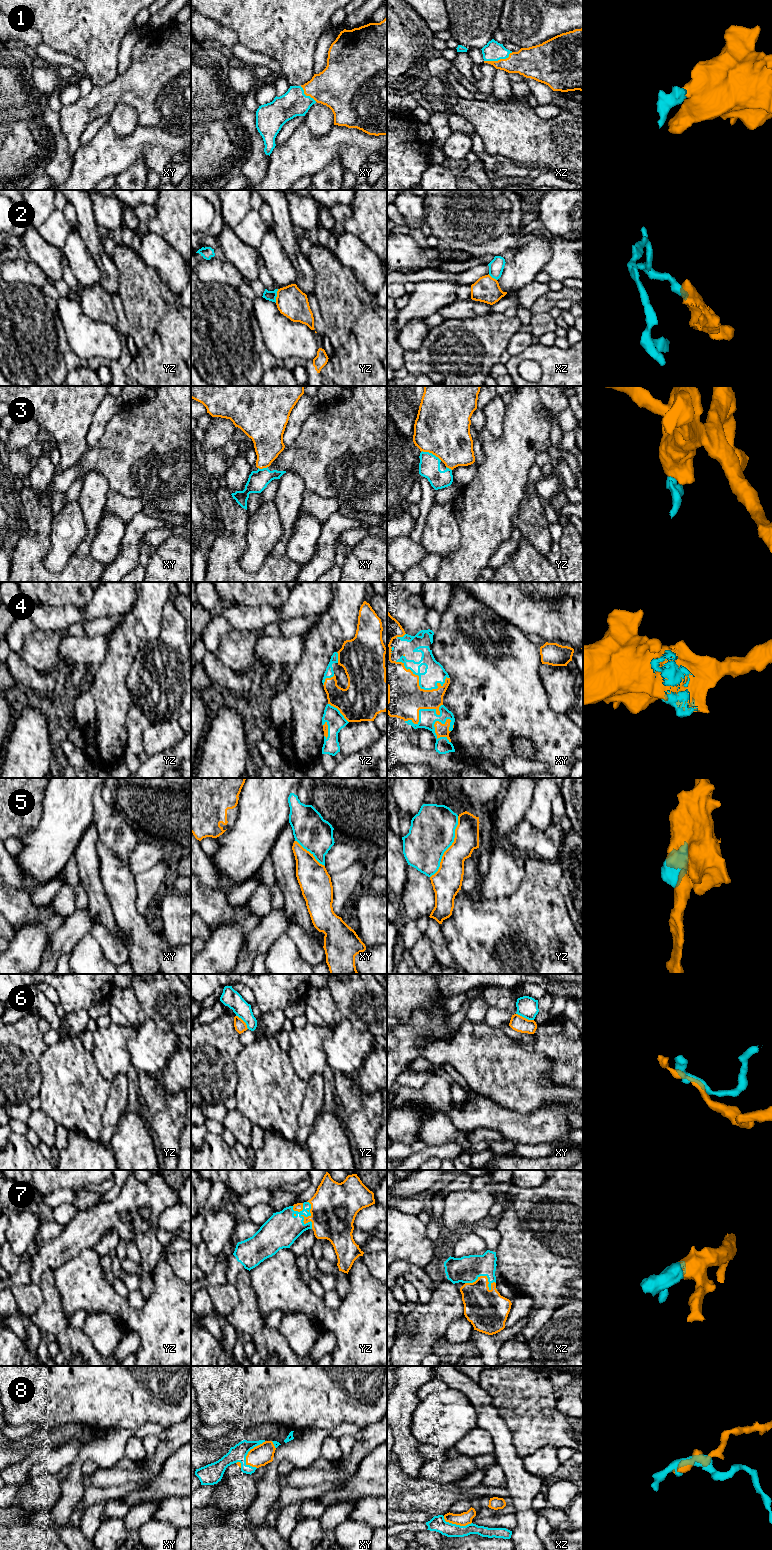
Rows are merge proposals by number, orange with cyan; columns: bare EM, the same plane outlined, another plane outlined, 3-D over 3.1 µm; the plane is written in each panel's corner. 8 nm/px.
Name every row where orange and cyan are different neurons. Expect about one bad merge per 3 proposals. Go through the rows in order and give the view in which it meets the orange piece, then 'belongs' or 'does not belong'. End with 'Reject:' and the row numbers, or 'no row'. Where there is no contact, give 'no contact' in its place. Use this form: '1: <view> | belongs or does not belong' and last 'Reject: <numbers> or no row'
1: xz | belongs
2: yz | does not belong
3: yz | does not belong
4: xy | belongs
5: yz | does not belong
6: xy | does not belong
7: yz | belongs
8: xy | does not belong
Reject: 2, 3, 5, 6, 8

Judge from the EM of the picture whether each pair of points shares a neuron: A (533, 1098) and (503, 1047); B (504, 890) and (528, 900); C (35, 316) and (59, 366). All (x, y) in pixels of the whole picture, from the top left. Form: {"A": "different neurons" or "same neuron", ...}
{"A": "same neuron", "B": "different neurons", "C": "same neuron"}

